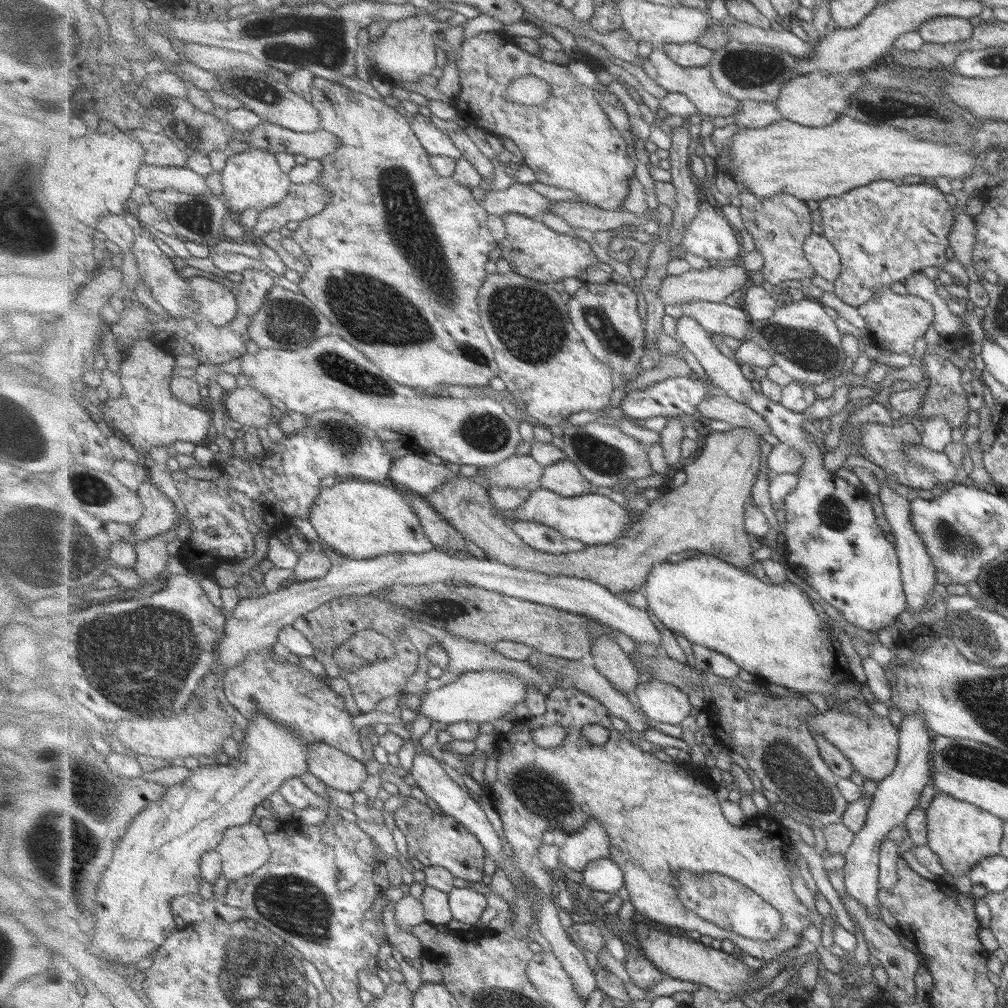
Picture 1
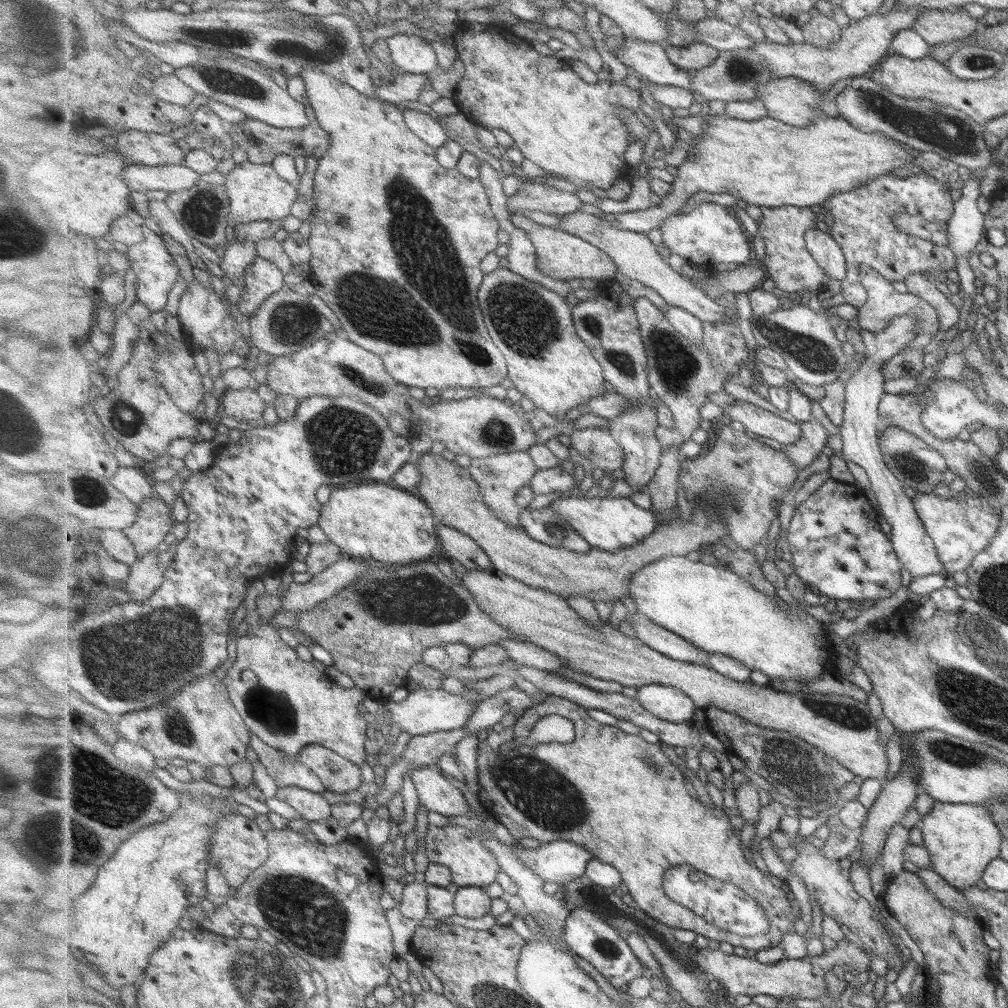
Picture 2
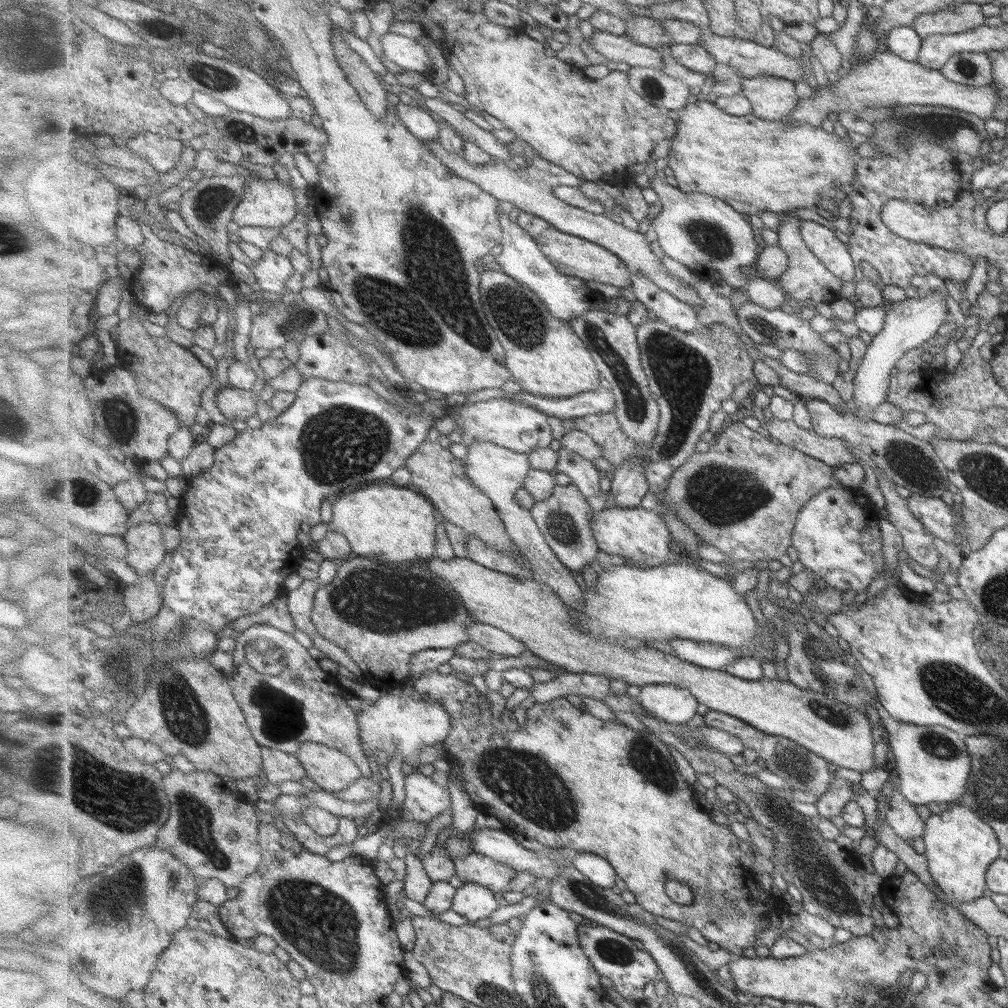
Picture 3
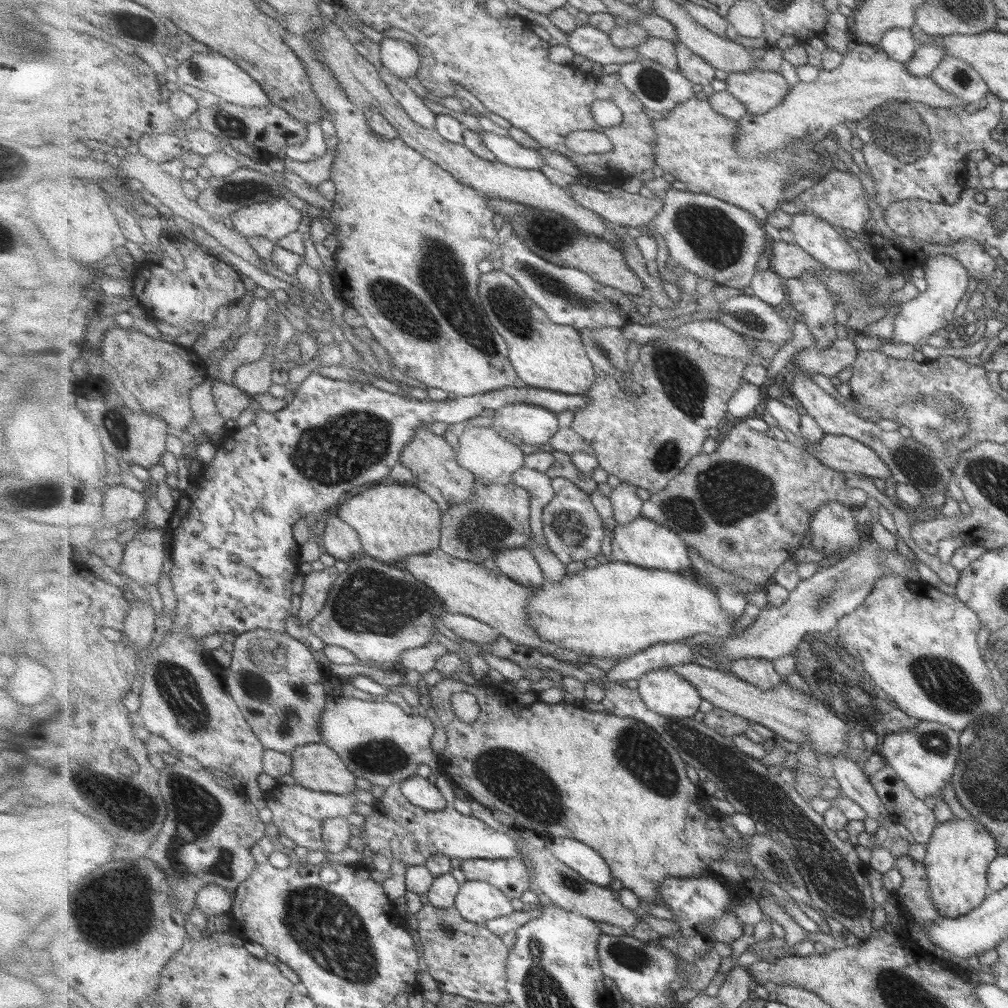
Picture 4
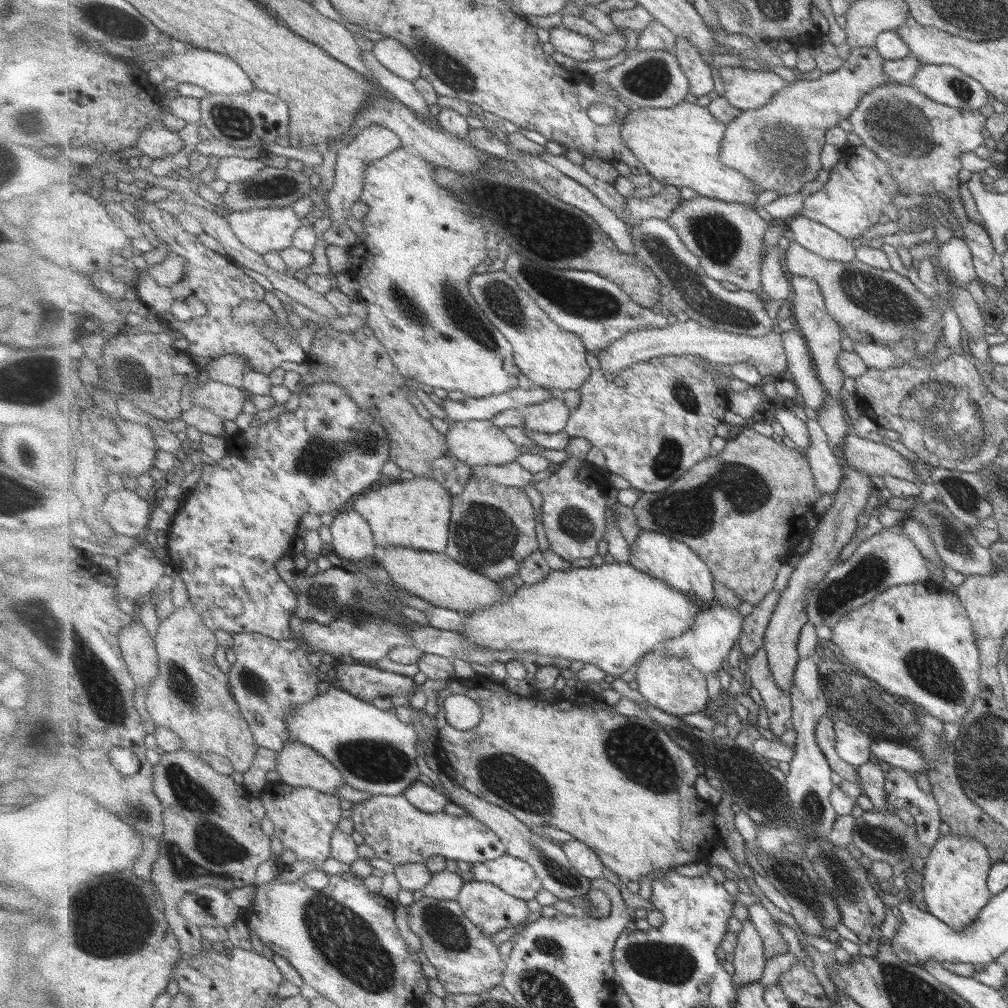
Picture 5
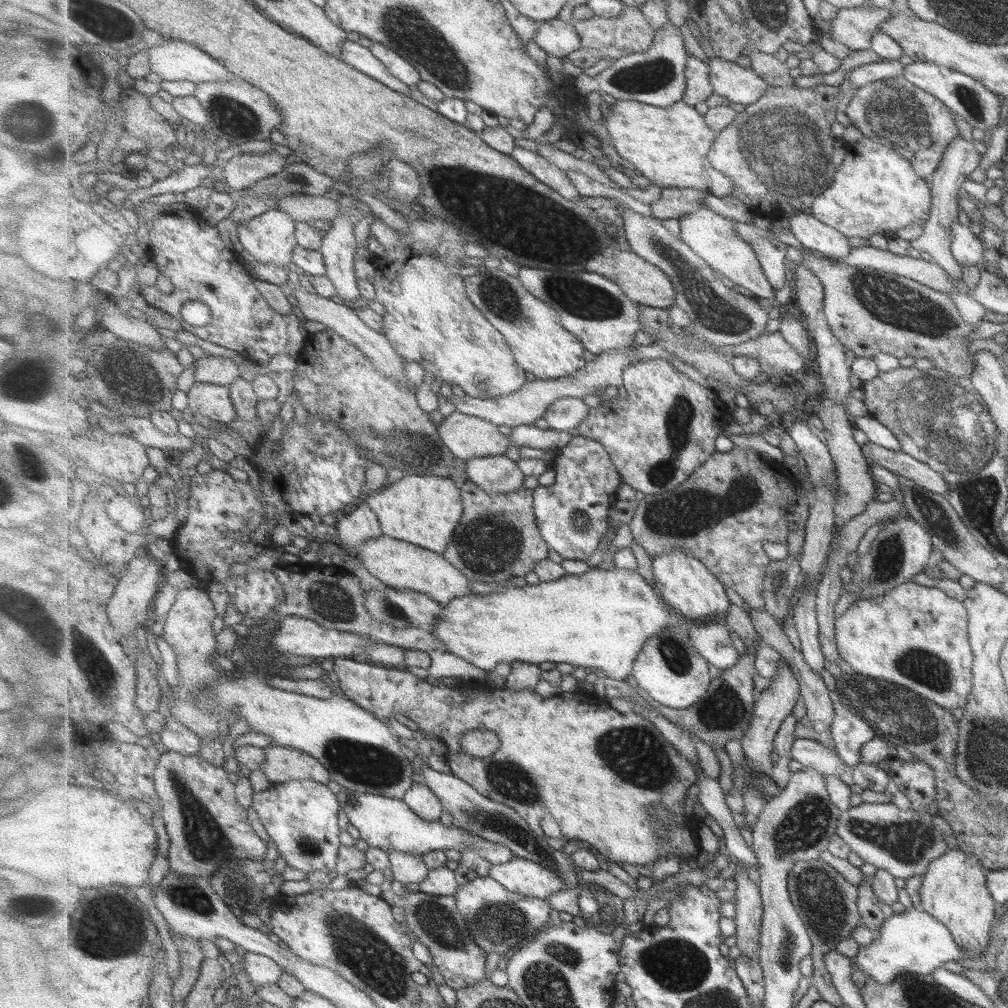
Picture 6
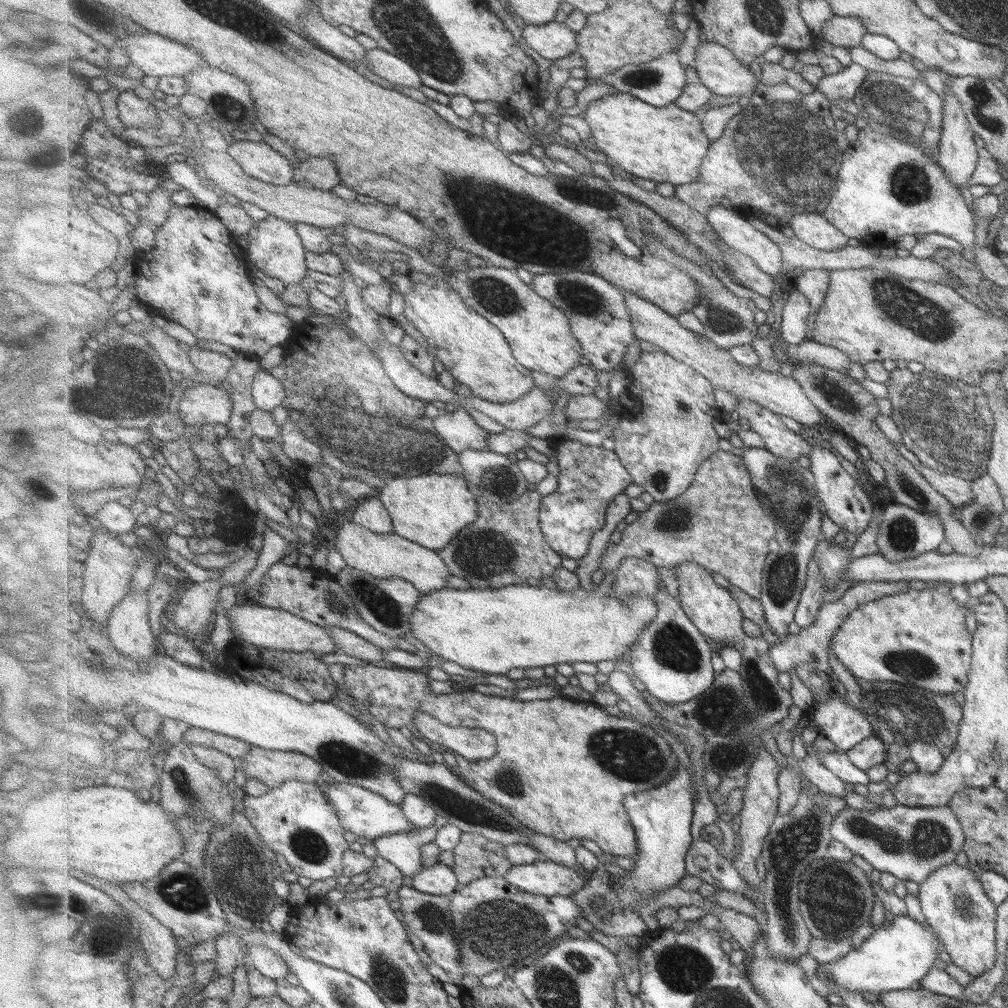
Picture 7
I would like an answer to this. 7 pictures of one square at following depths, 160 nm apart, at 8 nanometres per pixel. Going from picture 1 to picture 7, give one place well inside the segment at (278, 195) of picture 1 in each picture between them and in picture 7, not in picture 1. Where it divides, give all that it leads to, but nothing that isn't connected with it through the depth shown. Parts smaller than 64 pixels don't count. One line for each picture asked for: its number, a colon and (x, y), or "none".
2: (257, 192)
3: (266, 203)
4: (276, 219)
5: (263, 230)
6: (270, 238)
7: (275, 247)

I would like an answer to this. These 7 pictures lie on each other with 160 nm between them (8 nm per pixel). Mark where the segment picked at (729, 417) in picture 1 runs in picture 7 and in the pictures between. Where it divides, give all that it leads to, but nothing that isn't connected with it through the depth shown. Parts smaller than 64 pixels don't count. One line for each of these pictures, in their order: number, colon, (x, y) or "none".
2: (783, 429)
3: (832, 451)
4: (844, 454)
5: (876, 458)
6: (901, 463)
7: (957, 490)

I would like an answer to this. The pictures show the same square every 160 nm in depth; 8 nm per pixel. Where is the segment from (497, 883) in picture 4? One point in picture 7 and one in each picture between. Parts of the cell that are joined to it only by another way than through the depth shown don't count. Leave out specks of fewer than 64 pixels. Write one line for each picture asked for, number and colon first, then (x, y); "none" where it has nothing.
5: (517, 877)
6: (525, 877)
7: (543, 878)

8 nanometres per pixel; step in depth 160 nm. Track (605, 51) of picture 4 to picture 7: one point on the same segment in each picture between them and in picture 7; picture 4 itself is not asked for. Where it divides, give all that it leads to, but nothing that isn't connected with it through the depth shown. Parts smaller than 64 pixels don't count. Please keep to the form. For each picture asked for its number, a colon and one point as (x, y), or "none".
5: (580, 48)
6: (559, 38)
7: (553, 41)

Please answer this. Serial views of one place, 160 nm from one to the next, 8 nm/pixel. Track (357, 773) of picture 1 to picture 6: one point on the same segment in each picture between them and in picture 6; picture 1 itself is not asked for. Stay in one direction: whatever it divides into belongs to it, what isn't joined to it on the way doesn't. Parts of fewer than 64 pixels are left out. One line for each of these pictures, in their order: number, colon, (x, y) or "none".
2: (340, 776)
3: (330, 770)
4: (315, 766)
5: (300, 766)
6: (282, 765)

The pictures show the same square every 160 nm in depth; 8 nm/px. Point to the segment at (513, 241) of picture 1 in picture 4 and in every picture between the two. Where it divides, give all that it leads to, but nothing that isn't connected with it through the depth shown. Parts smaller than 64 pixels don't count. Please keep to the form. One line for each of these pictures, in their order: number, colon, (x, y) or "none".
2: (562, 256)
3: (574, 256)
4: (554, 238)

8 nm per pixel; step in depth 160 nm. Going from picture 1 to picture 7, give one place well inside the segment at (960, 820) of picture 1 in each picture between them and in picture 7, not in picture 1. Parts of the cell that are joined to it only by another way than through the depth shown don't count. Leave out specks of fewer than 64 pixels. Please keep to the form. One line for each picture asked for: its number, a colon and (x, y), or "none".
2: (962, 839)
3: (960, 846)
4: (957, 856)
5: (954, 888)
6: (954, 891)
7: (956, 907)

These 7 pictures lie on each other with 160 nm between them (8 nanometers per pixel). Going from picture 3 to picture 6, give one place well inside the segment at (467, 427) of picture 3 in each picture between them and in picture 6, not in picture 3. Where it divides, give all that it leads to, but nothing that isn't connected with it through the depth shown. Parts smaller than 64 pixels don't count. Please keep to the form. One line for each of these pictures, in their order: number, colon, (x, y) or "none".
4: (520, 423)
5: (549, 417)
6: (569, 413)

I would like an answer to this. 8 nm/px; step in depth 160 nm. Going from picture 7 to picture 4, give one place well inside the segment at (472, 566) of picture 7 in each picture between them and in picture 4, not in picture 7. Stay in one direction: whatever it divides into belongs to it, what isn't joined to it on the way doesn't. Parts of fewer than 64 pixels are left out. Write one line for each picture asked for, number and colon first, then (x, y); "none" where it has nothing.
4: (497, 516)
5: (492, 531)
6: (498, 538)

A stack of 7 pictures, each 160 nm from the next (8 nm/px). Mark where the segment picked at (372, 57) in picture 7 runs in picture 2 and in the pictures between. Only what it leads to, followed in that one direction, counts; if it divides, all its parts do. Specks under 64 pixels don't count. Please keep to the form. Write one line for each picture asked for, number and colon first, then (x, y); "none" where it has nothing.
2: (412, 54)
3: (406, 53)
4: (401, 58)
5: (394, 55)
6: (399, 66)

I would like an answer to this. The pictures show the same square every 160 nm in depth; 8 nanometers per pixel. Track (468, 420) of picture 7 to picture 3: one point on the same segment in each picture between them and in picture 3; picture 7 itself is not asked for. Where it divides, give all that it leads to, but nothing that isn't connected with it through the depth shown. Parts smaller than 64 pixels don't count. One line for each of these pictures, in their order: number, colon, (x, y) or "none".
3: (499, 472)
4: (482, 450)
5: (478, 443)
6: (467, 436)

